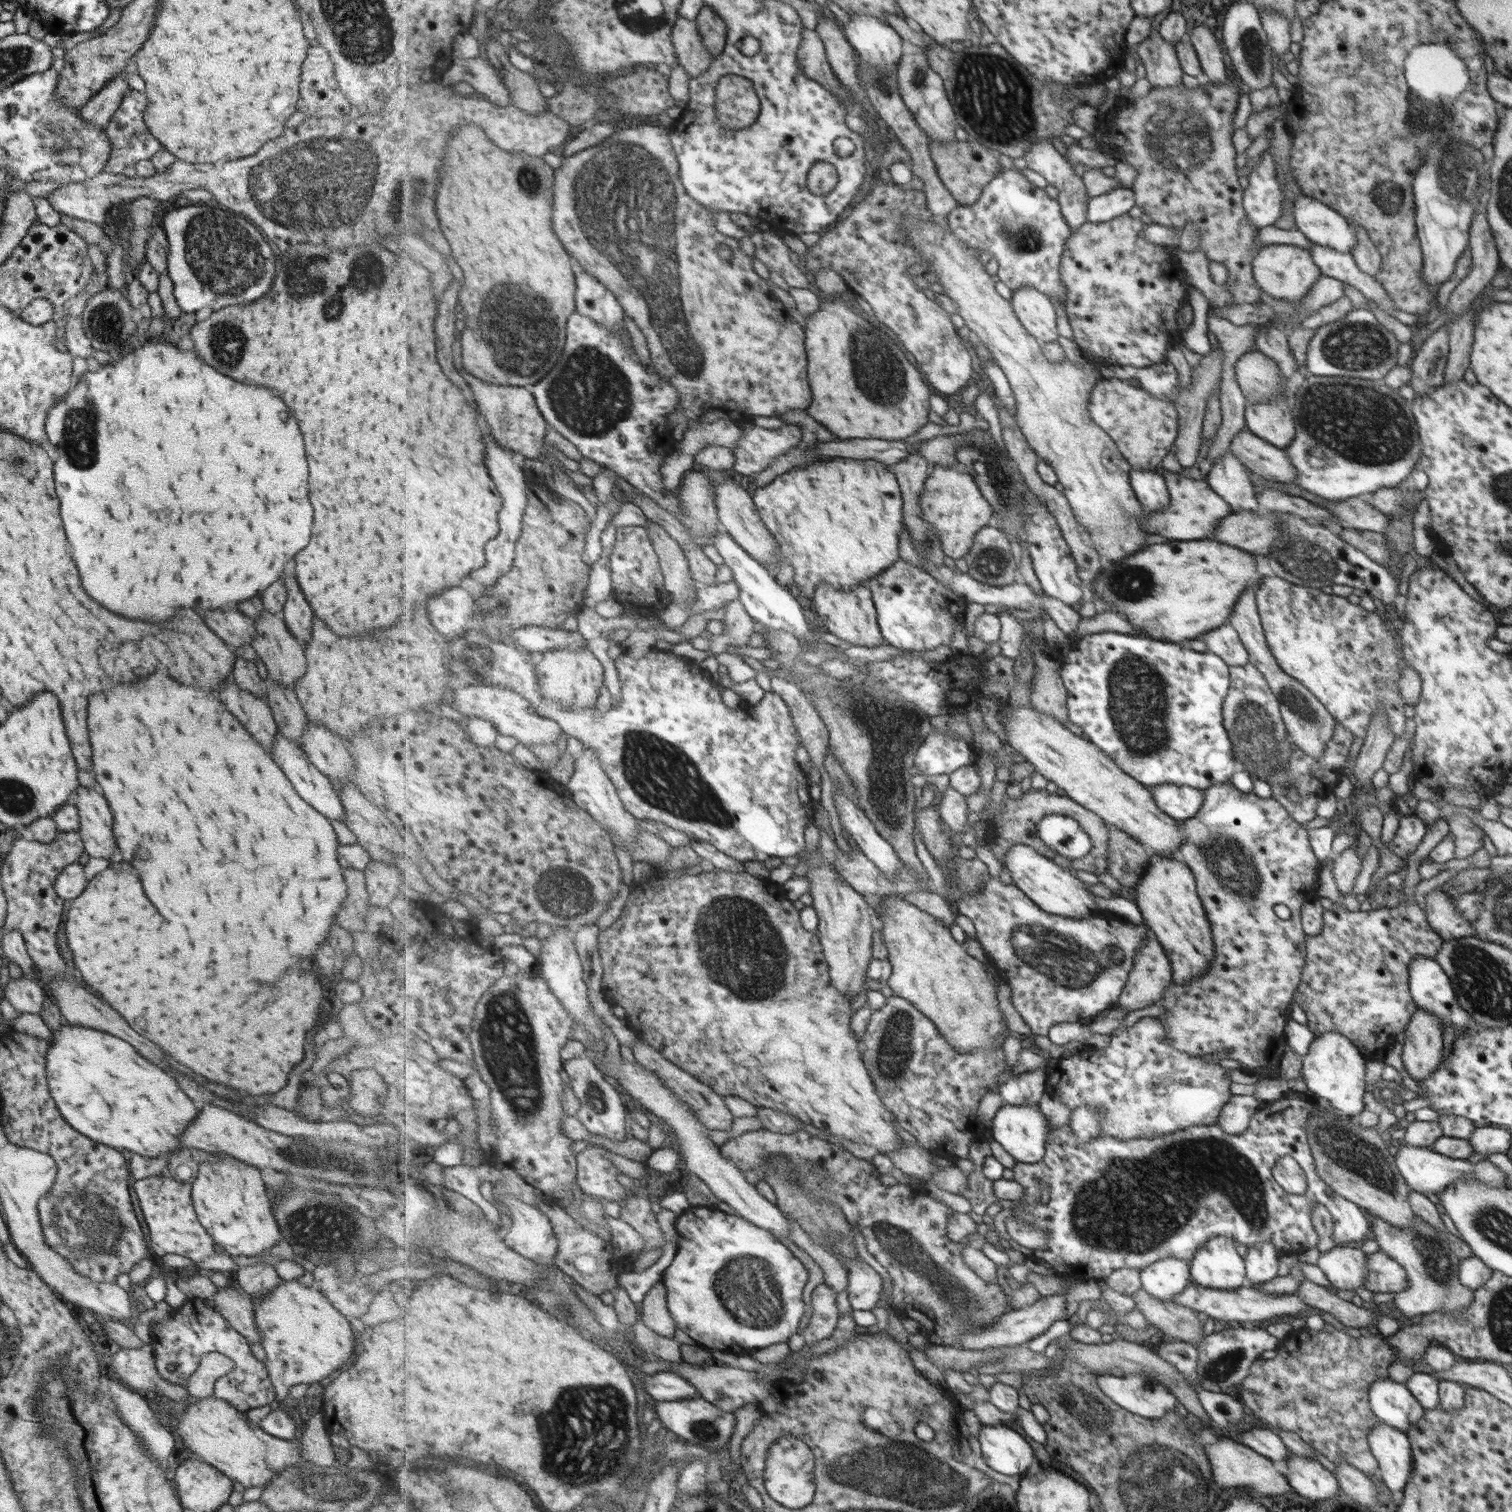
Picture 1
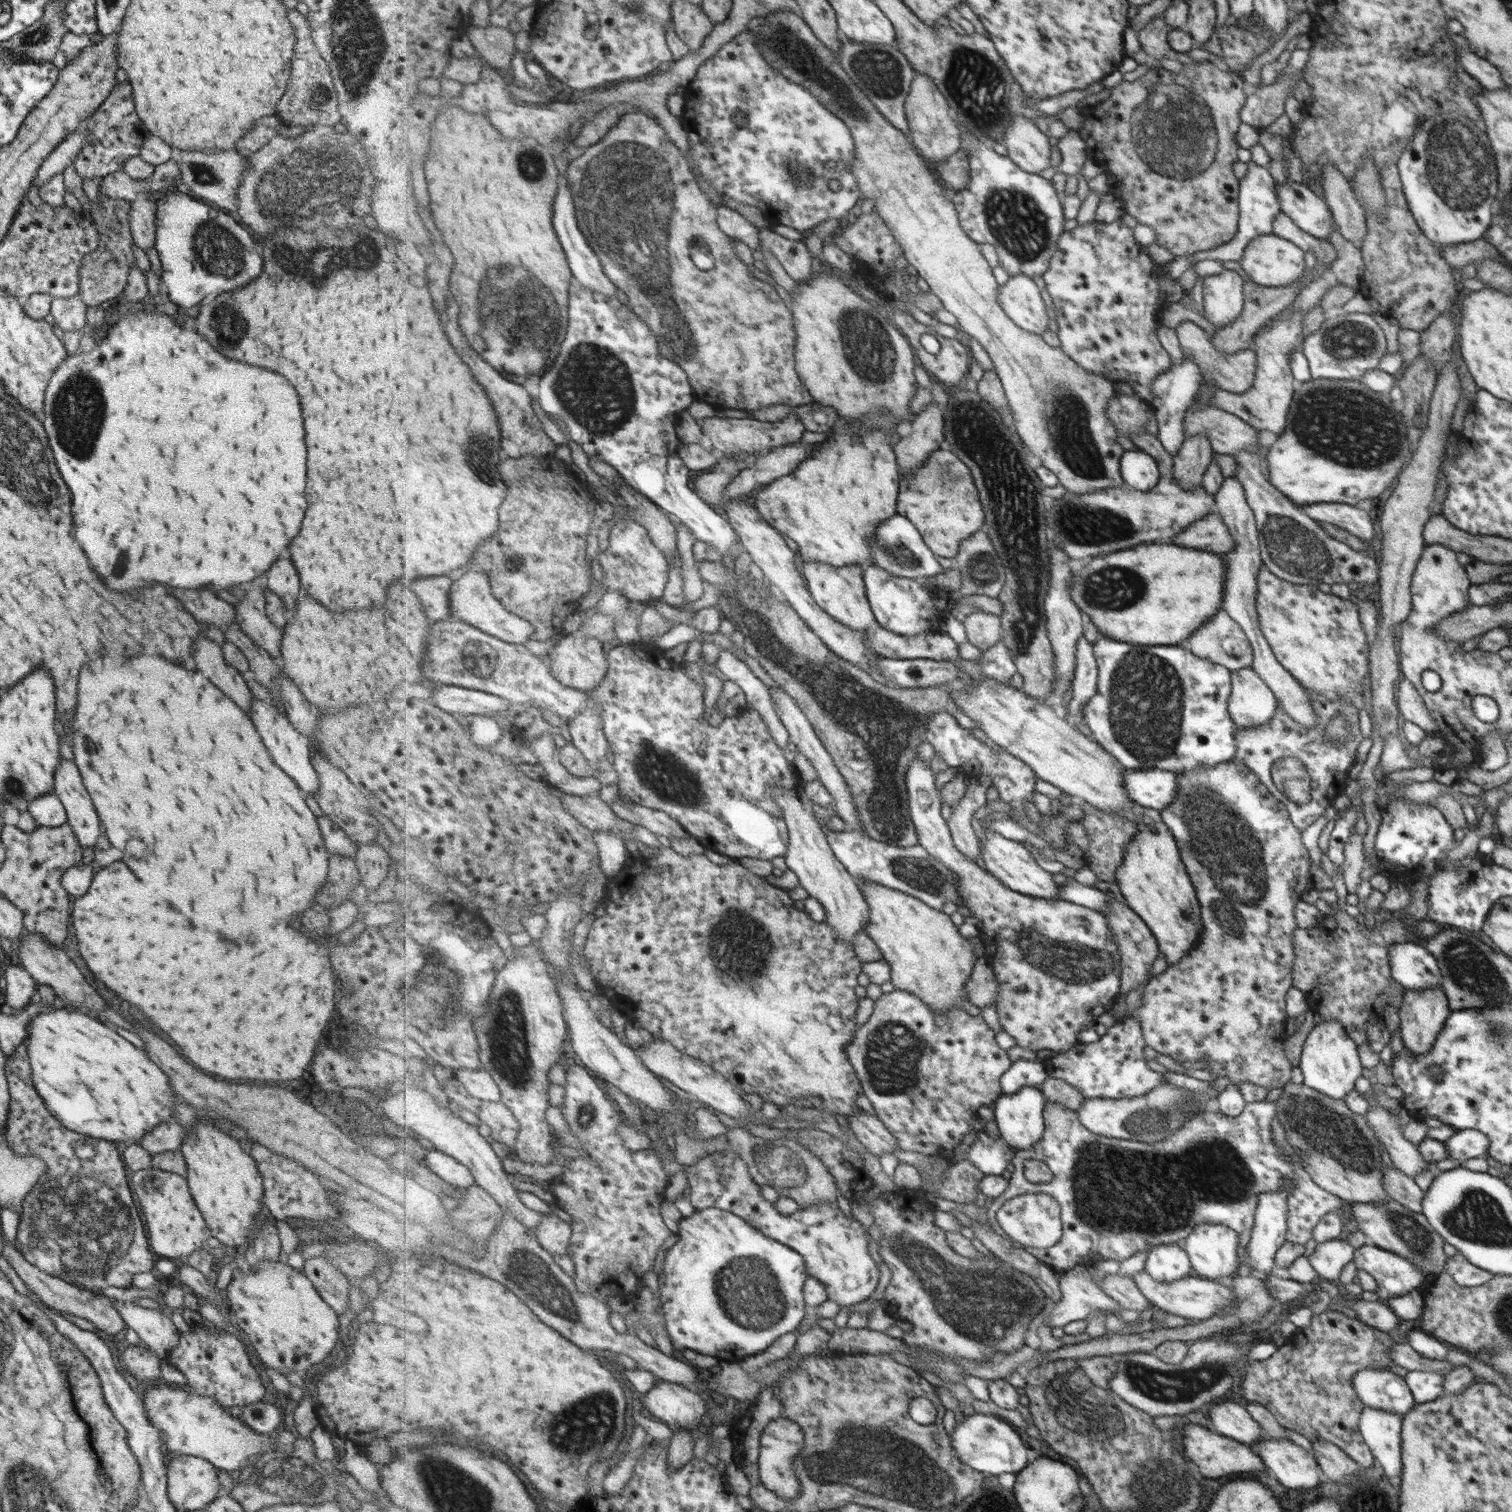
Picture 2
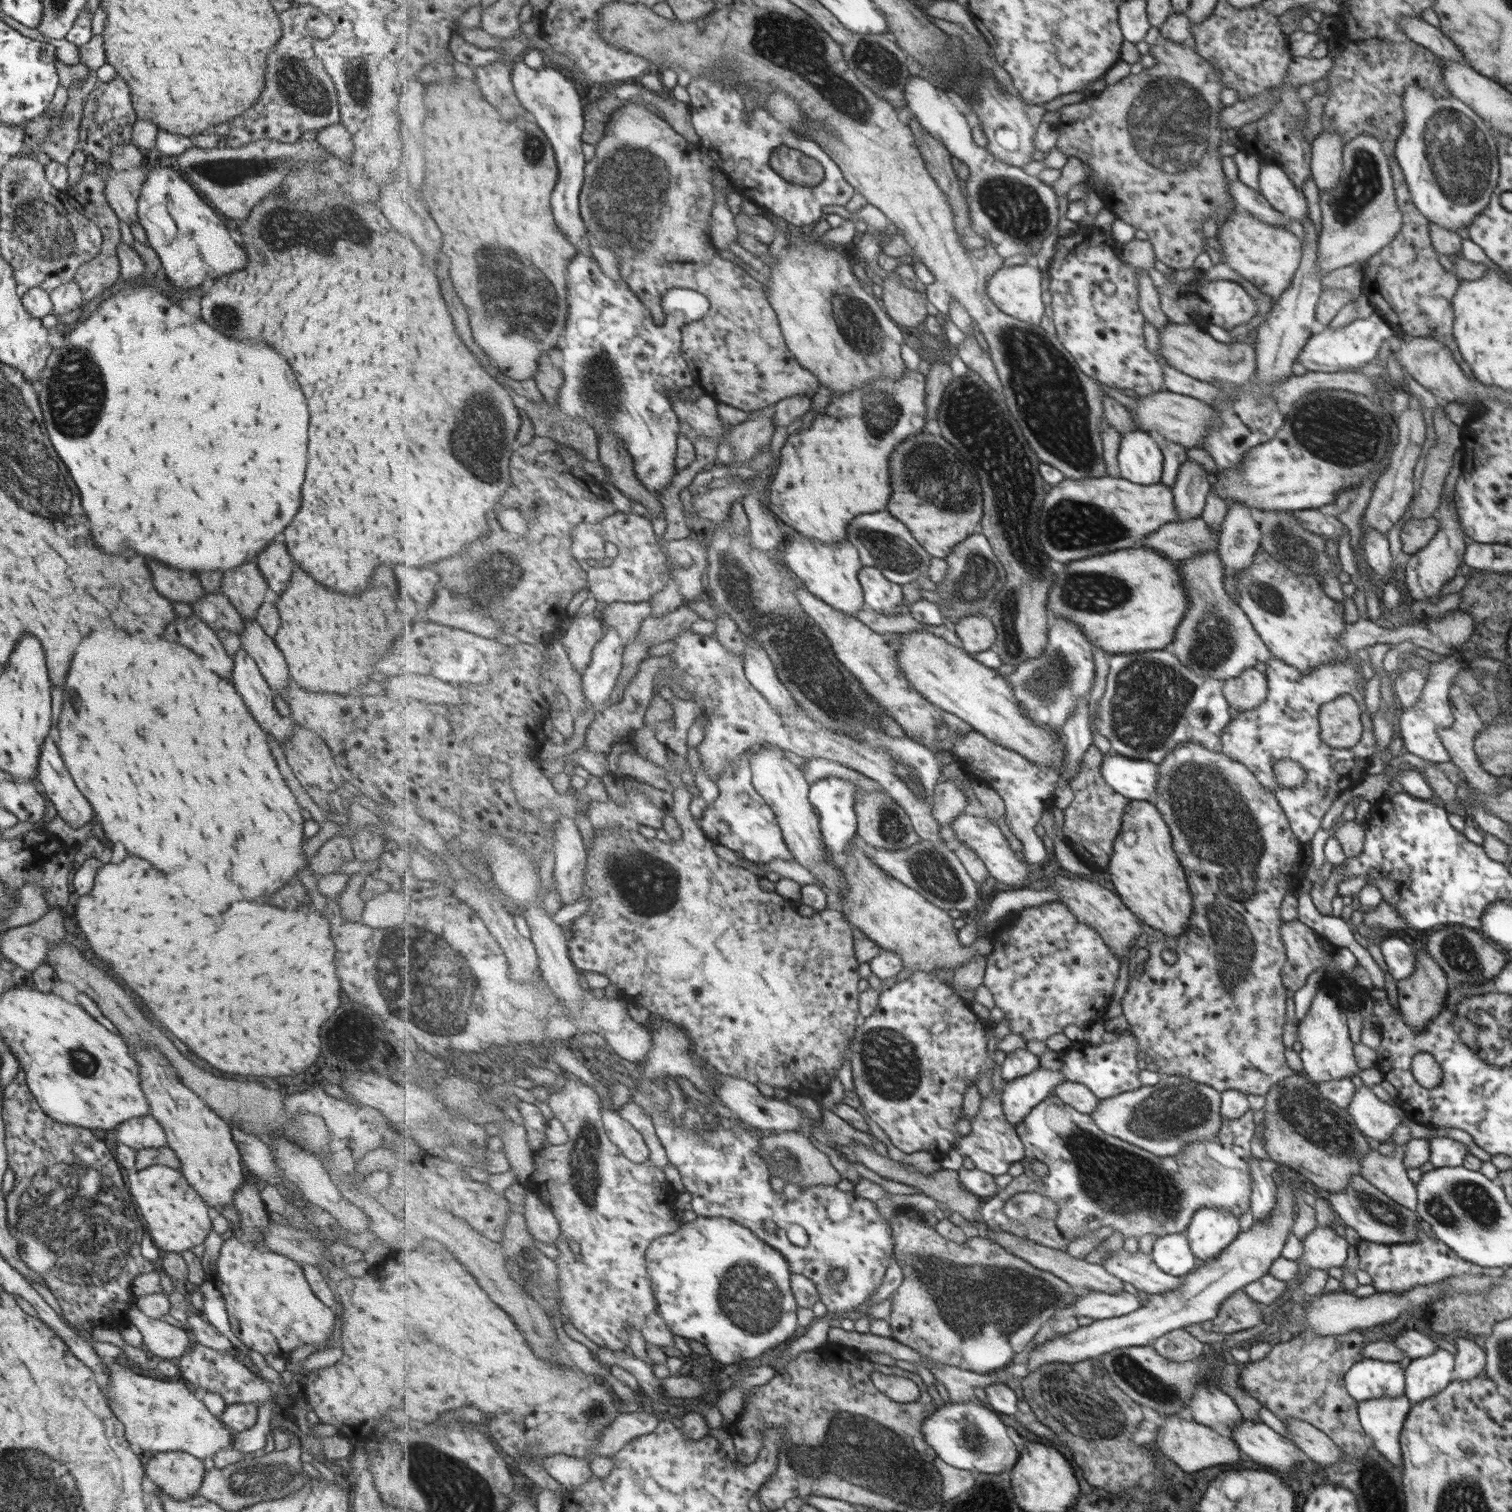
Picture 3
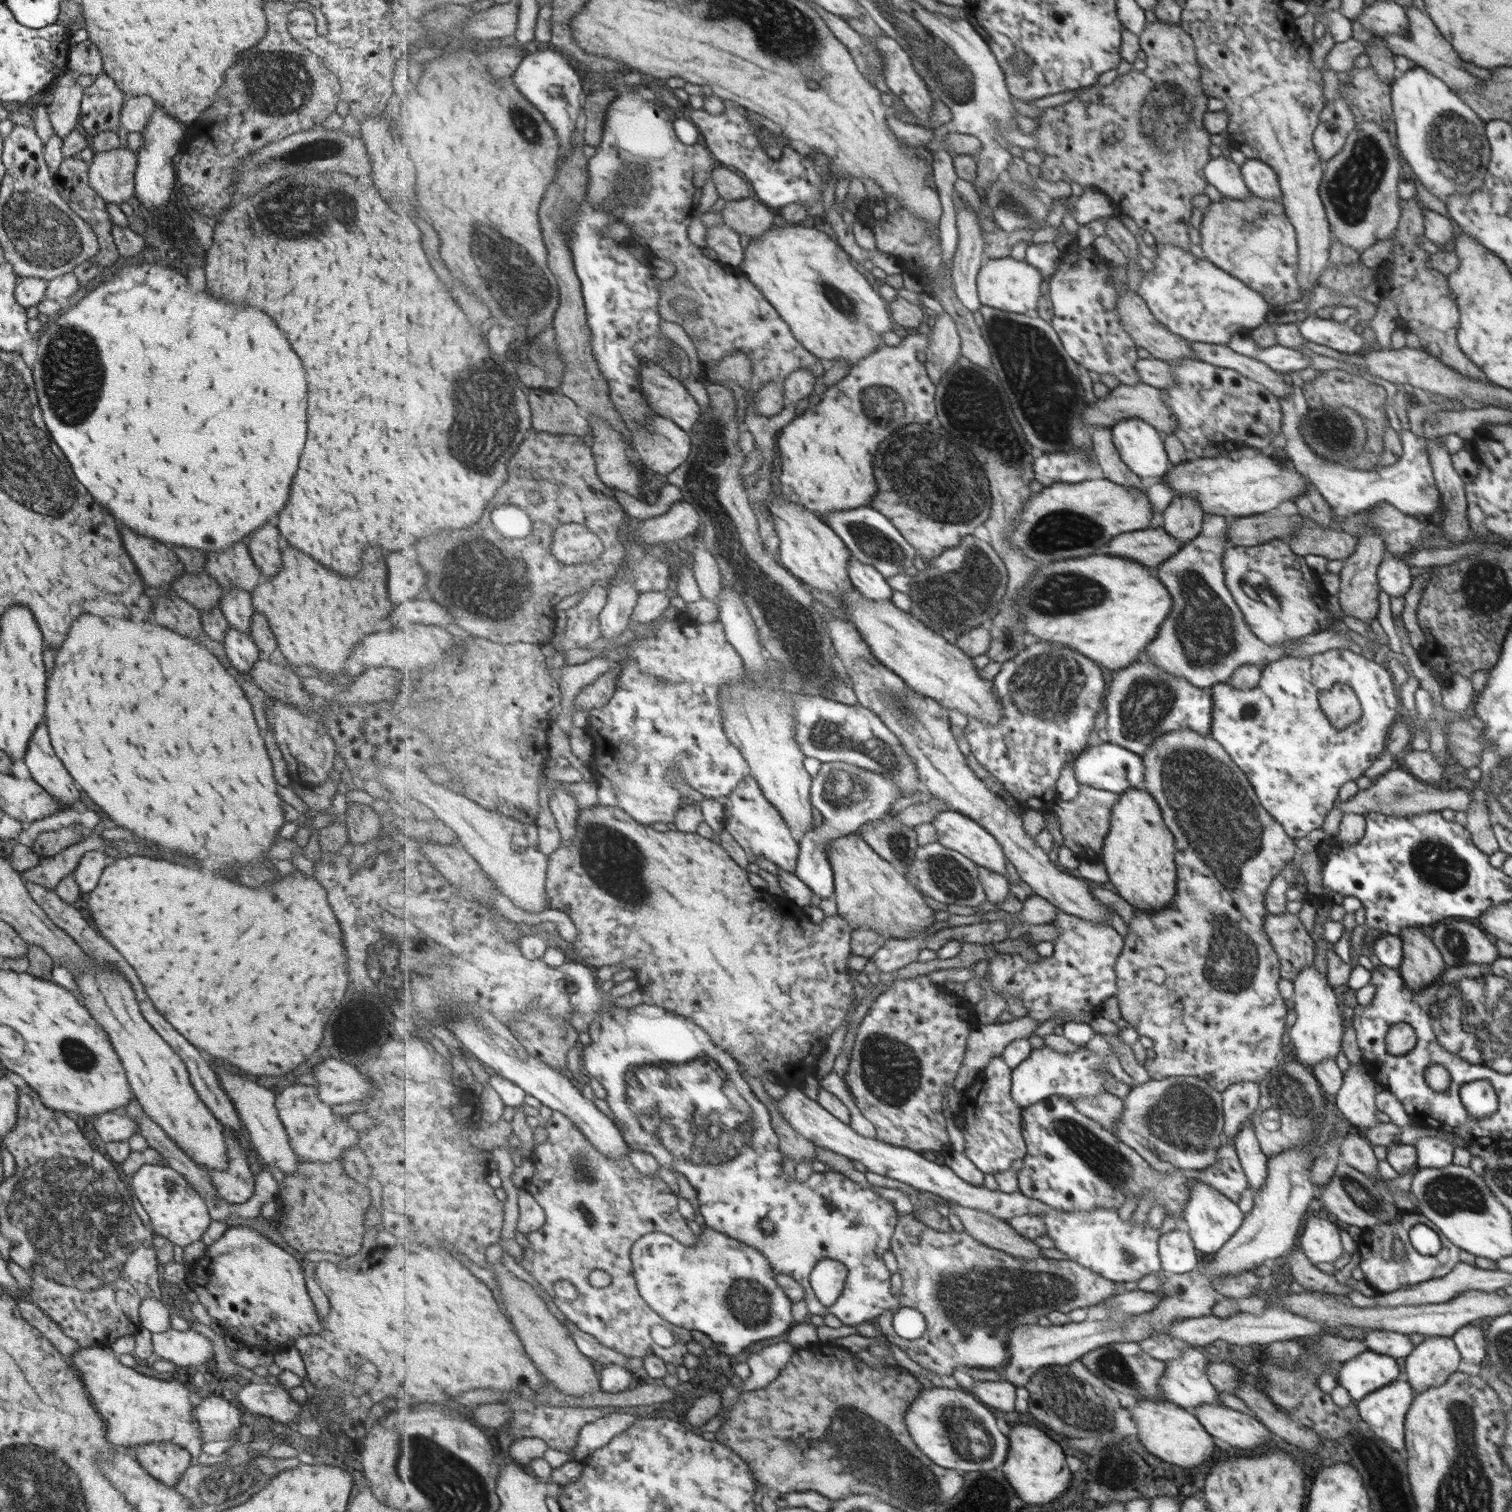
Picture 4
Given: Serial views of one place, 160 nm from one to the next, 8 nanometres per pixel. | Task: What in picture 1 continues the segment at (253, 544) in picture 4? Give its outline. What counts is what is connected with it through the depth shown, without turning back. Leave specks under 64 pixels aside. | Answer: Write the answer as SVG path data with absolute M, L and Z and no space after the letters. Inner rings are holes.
M283 576L283 586L287 590L287 600L283 603L281 619L285 623L288 632L304 646L309 640L309 626L311 626L311 610L307 602L303 600L301 590L297 588L297 582L291 576Z

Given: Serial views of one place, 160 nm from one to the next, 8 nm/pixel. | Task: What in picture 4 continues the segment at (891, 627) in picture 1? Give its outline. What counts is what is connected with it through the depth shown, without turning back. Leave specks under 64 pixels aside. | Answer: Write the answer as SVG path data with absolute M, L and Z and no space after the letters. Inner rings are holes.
M853 557L849 575L853 585L867 598L878 601L892 600L893 588L887 584L885 576L875 566L869 566Z

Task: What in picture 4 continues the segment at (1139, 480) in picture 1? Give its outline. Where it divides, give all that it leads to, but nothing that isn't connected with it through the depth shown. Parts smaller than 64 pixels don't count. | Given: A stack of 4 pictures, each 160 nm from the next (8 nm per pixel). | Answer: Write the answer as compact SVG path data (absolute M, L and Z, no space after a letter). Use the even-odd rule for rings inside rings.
M1127 417L1112 424L1110 433L1119 458L1140 479L1161 477L1173 468L1165 456L1160 432L1143 419Z

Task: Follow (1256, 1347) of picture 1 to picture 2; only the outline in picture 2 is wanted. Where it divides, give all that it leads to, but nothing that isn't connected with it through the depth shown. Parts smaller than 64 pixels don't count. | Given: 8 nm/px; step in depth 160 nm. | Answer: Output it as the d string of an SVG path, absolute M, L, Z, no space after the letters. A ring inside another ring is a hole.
M1201 1338L1189 1342L1185 1358L1177 1364L1164 1363L1146 1352L1123 1353L1114 1360L1116 1369L1109 1388L1113 1386L1113 1393L1121 1394L1122 1400L1150 1417L1169 1415L1179 1419L1213 1398L1227 1396L1233 1377L1243 1376L1248 1367L1250 1361L1245 1354L1254 1345L1249 1339Z

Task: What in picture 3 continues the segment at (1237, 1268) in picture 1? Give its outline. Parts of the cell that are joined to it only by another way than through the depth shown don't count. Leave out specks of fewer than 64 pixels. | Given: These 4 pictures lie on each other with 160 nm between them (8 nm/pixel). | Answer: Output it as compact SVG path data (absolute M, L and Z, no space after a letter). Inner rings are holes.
M1205 1207L1192 1214L1187 1231L1185 1237L1193 1256L1205 1262L1235 1240L1239 1224L1226 1210Z

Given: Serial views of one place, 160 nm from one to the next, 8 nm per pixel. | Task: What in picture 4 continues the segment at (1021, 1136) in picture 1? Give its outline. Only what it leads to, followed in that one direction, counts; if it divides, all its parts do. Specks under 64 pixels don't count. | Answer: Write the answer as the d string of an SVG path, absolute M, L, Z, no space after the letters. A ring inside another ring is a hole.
M1044 1046L1040 1049L1033 1049L1030 1058L1027 1058L1027 1061L1021 1064L1019 1068L1012 1070L1012 1095L1019 1106L1024 1108L1036 1105L1038 1102L1056 1095L1065 1097L1069 1101L1091 1098L1104 1091L1104 1074L1108 1073L1105 1062L1099 1056L1093 1054L1092 1051L1085 1050L1085 1047L1081 1047L1076 1052L1071 1052L1071 1054L1061 1054L1057 1050L1051 1050L1051 1048Z

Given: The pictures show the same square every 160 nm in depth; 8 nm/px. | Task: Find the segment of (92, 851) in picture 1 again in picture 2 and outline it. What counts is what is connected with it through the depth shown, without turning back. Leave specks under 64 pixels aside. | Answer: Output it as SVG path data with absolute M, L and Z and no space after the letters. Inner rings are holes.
M60 760L54 772L52 792L65 809L66 823L83 848L93 846L102 834L101 826L77 768L67 760Z

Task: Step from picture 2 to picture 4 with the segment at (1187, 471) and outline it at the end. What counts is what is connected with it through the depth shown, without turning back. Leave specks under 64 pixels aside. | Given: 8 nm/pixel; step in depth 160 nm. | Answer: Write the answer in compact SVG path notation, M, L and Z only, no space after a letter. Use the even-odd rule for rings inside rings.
M1177 494L1162 513L1161 528L1185 545L1203 529L1203 517L1201 503L1197 503L1194 494Z

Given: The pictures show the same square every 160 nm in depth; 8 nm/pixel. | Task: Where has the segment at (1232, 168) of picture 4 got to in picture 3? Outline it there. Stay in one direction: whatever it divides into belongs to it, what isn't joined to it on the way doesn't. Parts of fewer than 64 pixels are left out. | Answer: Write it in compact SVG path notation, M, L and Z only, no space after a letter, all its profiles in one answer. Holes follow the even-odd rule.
M1239 179L1229 180L1228 190L1239 209L1263 222L1285 228L1283 214L1277 212L1257 191L1252 191L1252 188L1246 187Z

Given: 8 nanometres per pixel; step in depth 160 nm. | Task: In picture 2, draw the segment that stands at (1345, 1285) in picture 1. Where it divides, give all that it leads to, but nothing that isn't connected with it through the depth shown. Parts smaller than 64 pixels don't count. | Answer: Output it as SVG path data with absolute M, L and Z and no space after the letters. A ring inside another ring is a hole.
M1344 1236L1317 1243L1308 1262L1318 1278L1337 1283L1342 1268L1352 1260L1354 1249Z

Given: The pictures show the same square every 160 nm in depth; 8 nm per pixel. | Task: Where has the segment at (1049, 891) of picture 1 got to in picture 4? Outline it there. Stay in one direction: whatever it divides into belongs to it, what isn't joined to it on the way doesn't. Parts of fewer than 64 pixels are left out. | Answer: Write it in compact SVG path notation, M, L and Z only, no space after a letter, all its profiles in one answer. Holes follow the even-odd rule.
M944 810L934 818L938 841L972 858L978 865L1007 877L1007 857L1001 843L976 819Z

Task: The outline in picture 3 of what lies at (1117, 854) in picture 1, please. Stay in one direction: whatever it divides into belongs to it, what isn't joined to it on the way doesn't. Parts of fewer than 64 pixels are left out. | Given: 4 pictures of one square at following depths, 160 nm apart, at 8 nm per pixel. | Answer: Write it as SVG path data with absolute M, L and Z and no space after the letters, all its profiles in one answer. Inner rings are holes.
M1091 743L1082 756L1075 776L1067 782L1073 793L1073 800L1064 808L1064 841L1093 870L1105 870L1112 851L1112 842L1119 832L1121 813L1128 800L1114 792L1101 778L1099 767L1102 754Z

